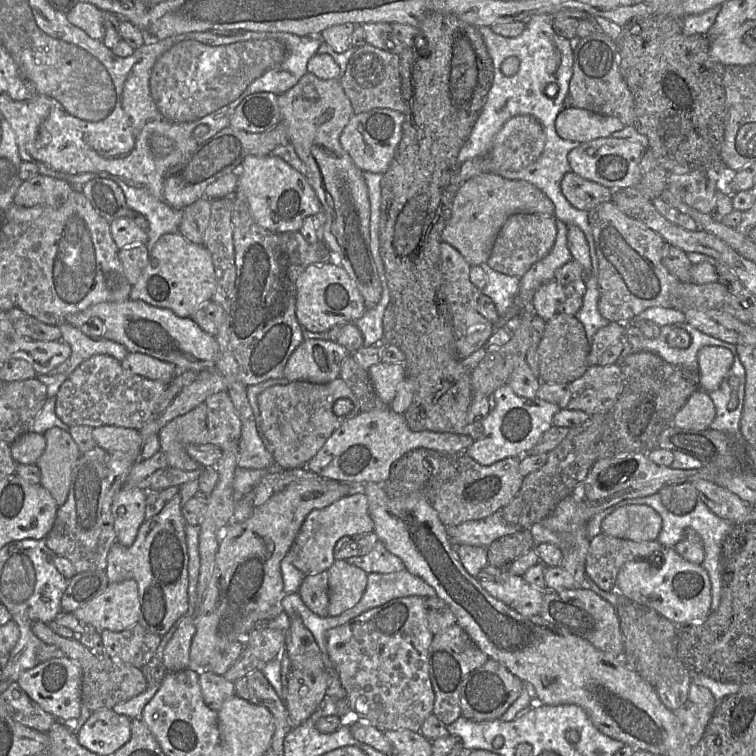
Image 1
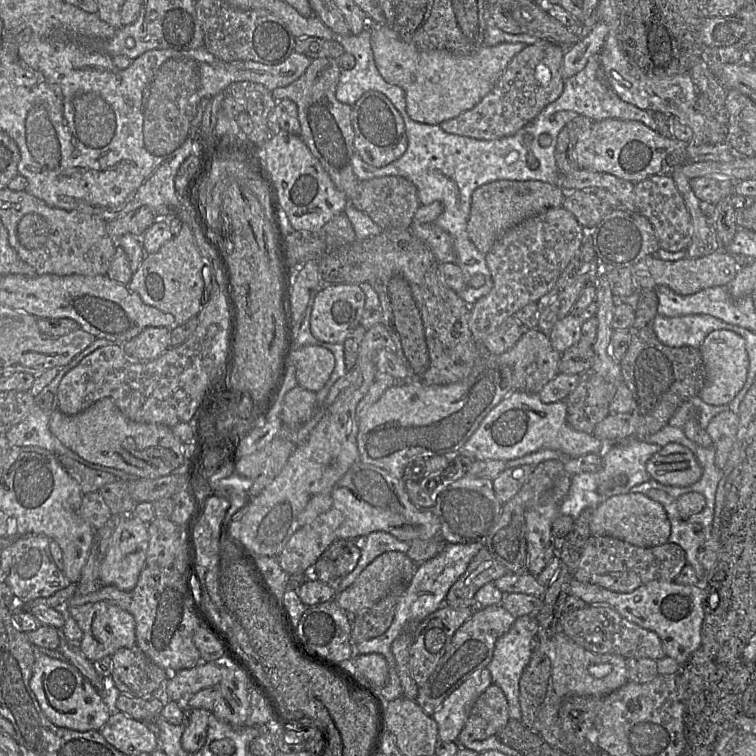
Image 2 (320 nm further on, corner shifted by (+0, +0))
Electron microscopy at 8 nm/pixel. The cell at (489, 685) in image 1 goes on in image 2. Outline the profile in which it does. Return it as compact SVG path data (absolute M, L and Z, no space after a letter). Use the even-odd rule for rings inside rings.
M492 683L474 703L457 743L463 747L496 735L509 719L507 698L501 688Z

